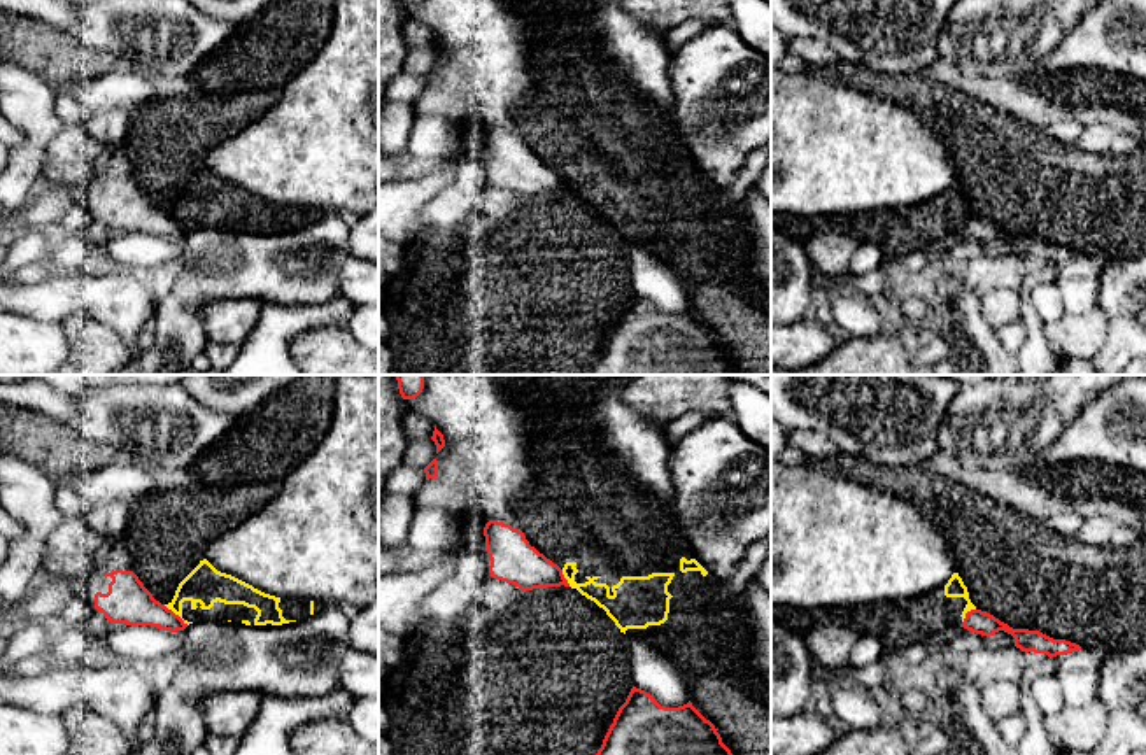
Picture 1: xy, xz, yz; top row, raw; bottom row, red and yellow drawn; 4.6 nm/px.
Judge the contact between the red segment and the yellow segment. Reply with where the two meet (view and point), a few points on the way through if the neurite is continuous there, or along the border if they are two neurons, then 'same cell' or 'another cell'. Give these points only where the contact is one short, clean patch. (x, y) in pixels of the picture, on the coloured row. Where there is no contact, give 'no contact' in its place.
xy (174, 613) | along xy (163, 605), (188, 624) | another cell

